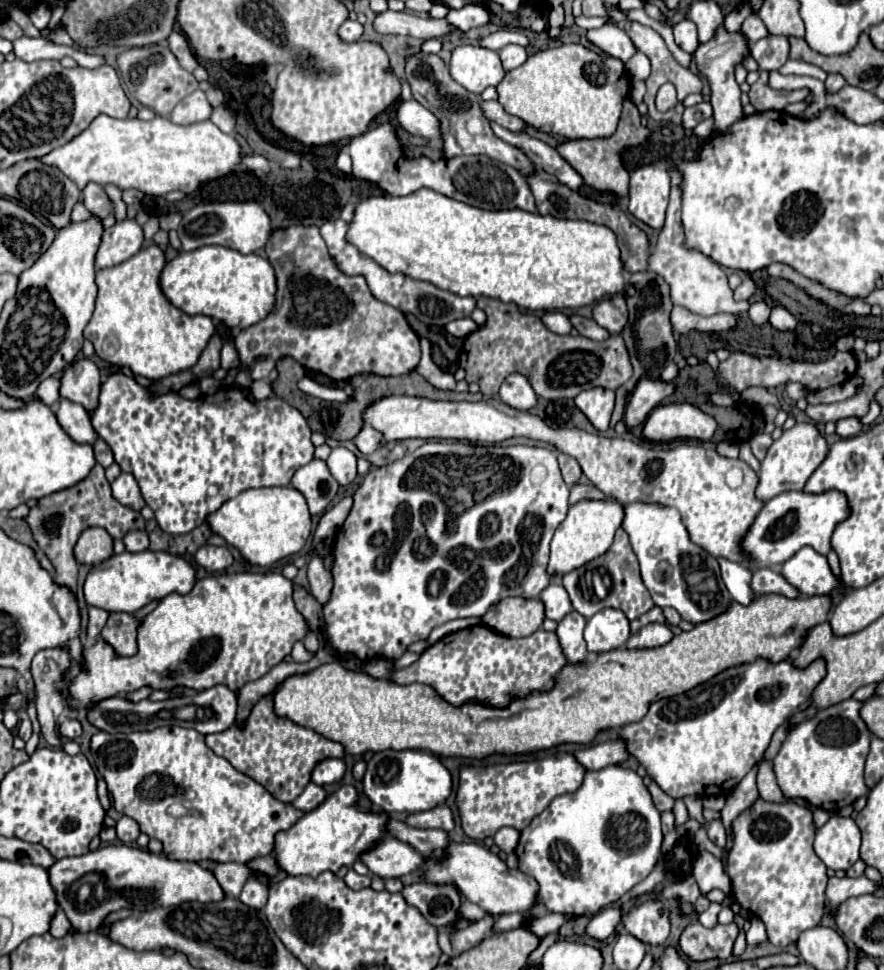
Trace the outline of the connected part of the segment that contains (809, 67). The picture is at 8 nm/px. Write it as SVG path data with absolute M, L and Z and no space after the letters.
M788 60L778 72L783 75L811 76L821 81L825 81L827 78L827 73L821 68L813 66L812 64L806 64L802 60Z

